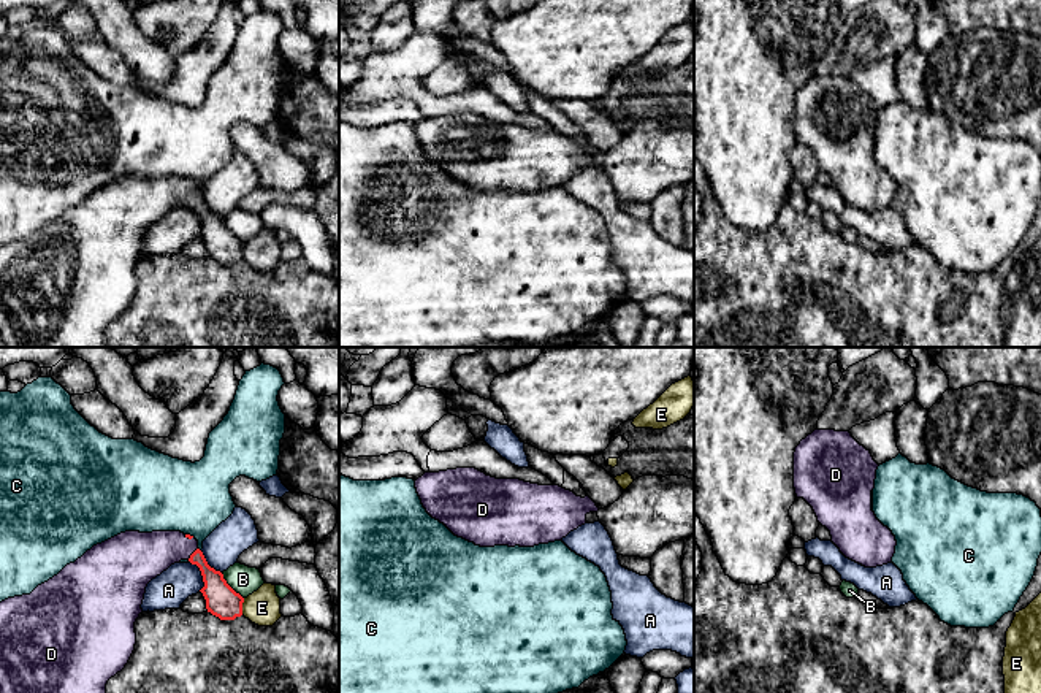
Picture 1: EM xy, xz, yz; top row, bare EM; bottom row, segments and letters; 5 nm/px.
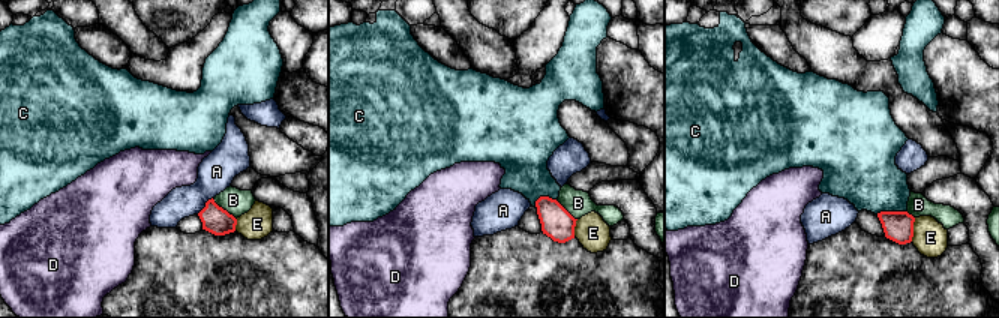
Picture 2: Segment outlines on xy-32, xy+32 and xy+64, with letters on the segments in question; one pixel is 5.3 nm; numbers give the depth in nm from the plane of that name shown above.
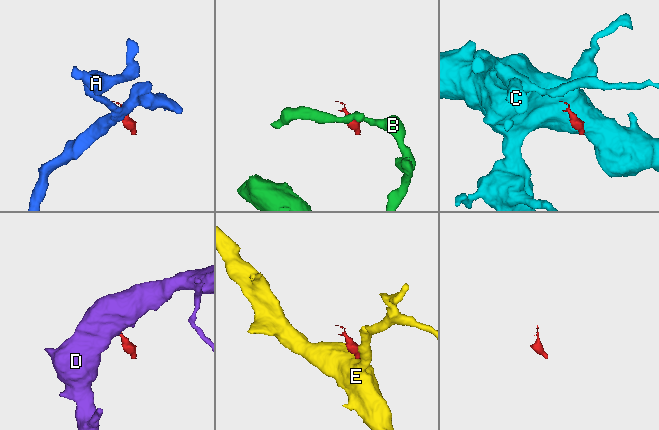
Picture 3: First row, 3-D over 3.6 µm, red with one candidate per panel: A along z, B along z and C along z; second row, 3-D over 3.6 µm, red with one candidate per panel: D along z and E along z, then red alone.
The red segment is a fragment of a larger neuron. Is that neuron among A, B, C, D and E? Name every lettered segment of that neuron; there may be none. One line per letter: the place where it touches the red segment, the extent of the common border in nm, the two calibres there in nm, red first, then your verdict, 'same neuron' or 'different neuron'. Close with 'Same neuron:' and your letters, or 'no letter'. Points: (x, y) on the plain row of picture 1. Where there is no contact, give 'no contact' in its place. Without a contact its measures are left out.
A: contact xy (202, 219); length 160 nm; calibres 160 and 190 nm; different neuron
B: contact xy (228, 230); length 180 nm; calibres 160 and 140 nm; different neuron
C: contact xy (189, 179); length 50 nm; calibres 20 and 380 nm; different neuron
D: contact xy (192, 199); length 80 nm; calibres 150 and 240 nm; same neuron
E: contact xy (241, 251); length 90 nm; calibres 160 and 180 nm; different neuron
Same neuron: D

